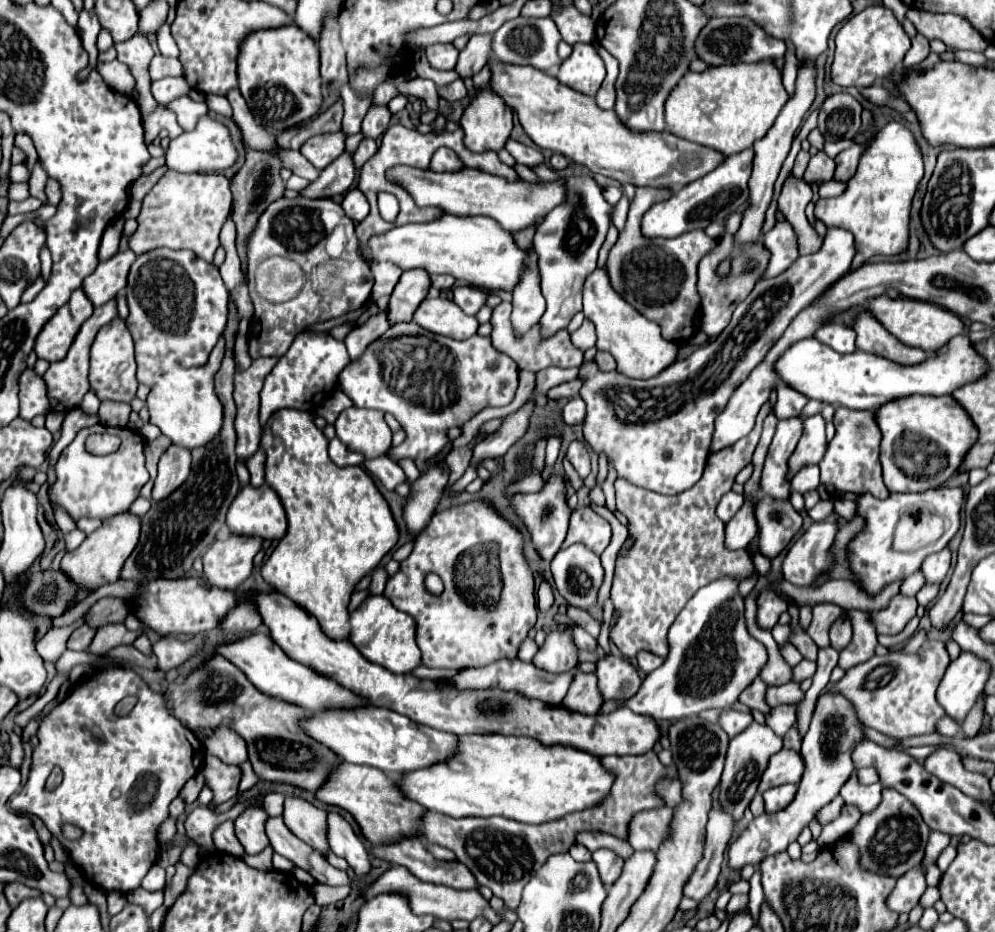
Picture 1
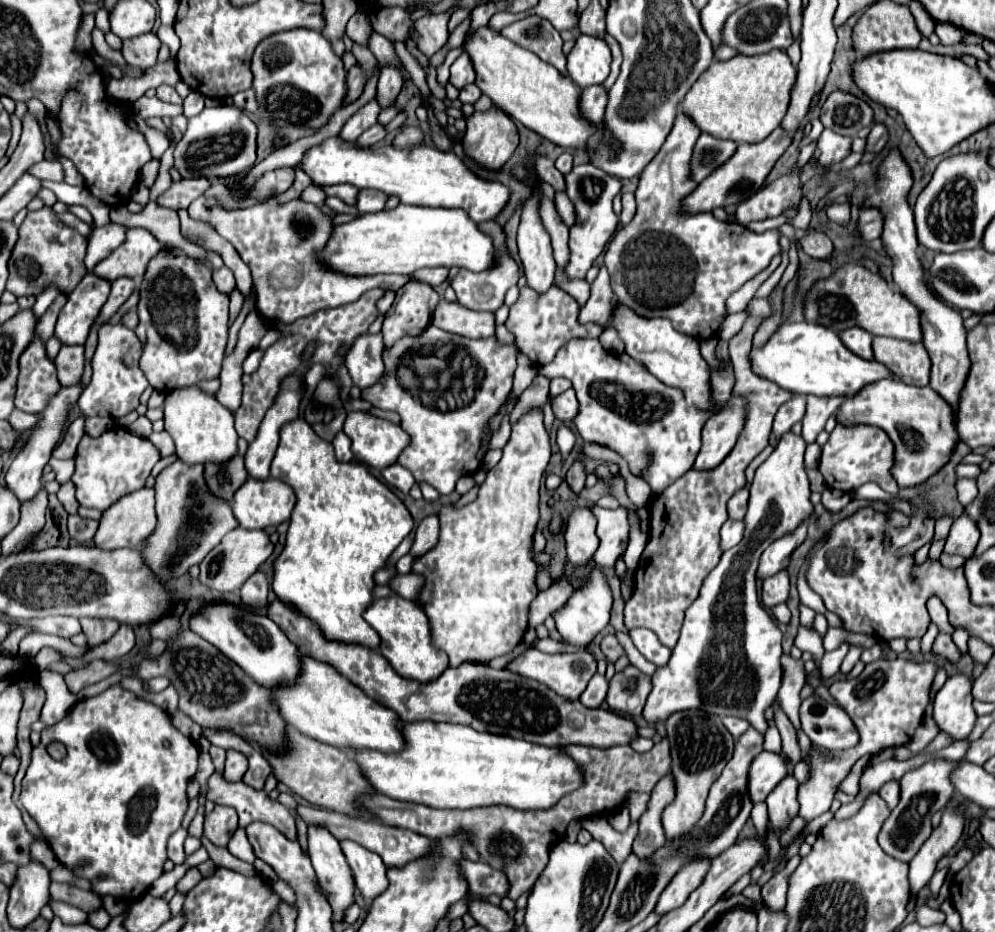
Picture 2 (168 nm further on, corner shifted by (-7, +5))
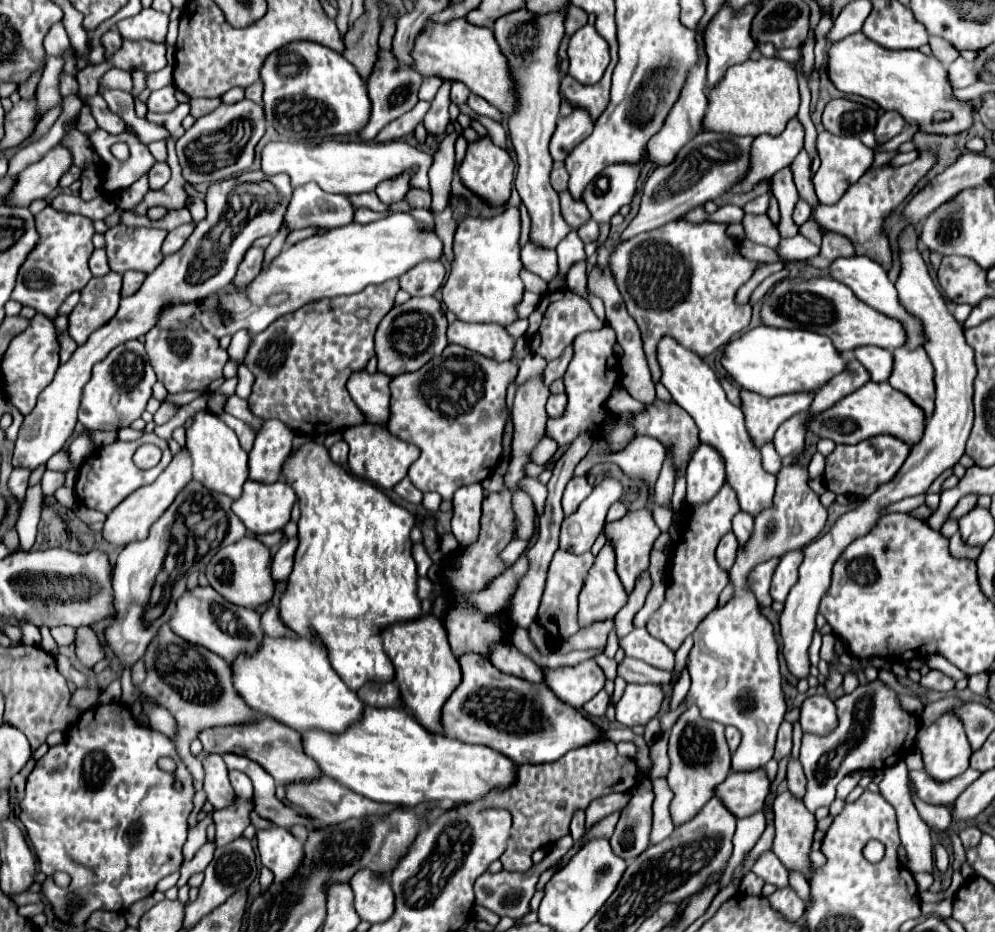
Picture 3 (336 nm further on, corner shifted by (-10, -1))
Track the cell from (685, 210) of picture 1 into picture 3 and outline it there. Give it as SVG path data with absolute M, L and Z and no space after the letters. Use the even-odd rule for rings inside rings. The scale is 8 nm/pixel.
M791 118L787 128L779 136L761 134L753 142L753 164L749 168L749 176L731 188L735 194L743 194L753 190L753 186L761 180L771 178L775 172L783 170L793 162L793 158L803 150L803 124L797 118Z

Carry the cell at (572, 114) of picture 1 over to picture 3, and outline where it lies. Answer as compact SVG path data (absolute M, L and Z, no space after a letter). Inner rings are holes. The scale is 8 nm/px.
M457 18L447 24L427 20L417 34L413 50L409 54L413 58L411 66L421 76L437 76L441 80L463 82L473 94L485 98L495 108L501 108L505 116L517 104L513 80L507 80L509 70L505 64L505 56L501 56L501 50L497 48L497 42L493 40L493 32L489 28L469 24L465 18Z

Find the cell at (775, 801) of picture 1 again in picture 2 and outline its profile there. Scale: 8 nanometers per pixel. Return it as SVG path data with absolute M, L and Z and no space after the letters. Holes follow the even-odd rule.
M786 776L766 798L768 814L772 826L786 826L798 814L798 780L794 776Z

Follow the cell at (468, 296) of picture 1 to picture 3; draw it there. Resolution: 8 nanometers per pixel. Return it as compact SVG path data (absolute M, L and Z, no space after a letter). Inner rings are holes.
M507 206L503 214L493 218L465 218L453 240L453 264L447 282L441 288L443 304L461 322L475 324L499 324L509 326L517 316L517 304L523 298L525 286L521 282L519 260L521 216L519 208Z

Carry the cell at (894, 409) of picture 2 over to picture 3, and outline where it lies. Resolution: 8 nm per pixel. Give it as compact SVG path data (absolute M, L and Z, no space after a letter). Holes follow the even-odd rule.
M867 382L843 400L839 400L835 406L819 412L819 414L807 414L805 426L809 432L817 434L819 438L829 438L835 444L857 444L861 440L867 440L871 436L879 434L891 434L911 446L917 444L923 436L925 428L925 416L911 400L889 386L889 382Z

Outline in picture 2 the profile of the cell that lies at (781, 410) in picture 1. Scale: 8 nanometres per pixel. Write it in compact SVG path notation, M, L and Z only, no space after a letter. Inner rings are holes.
M792 396L788 402L784 402L776 414L774 420L774 434L776 438L780 438L784 432L788 432L796 422L802 420L806 412L806 398L804 396Z

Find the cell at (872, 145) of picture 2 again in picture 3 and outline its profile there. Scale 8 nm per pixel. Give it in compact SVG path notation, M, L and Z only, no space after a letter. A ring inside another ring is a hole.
M885 112L879 118L879 122L877 122L877 126L875 126L873 132L875 132L877 142L885 144L893 136L897 136L903 128L905 128L905 120L903 120L903 116L899 112Z

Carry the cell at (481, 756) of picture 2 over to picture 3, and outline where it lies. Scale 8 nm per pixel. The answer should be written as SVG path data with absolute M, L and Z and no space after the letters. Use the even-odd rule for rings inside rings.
M365 706L363 716L357 724L351 724L341 734L331 734L325 730L305 730L301 732L303 754L313 758L321 772L341 786L367 796L373 802L387 802L387 804L405 804L415 806L421 802L449 802L449 804L465 804L481 800L489 790L503 788L505 784L513 782L517 774L517 766L507 760L505 756L497 754L487 746L473 746L461 740L453 740L441 734L431 734L421 730L421 726L401 708L373 708Z

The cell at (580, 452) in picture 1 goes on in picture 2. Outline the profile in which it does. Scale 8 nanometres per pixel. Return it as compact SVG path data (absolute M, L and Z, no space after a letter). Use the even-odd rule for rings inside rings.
M578 458L570 470L568 470L568 476L566 476L566 482L570 484L570 490L574 494L580 494L580 490L584 488L584 482L586 482L586 468L584 468L584 462L582 458Z

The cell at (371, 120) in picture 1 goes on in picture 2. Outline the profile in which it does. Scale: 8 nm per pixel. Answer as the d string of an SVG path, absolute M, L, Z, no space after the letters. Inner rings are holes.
M382 68L376 88L376 100L380 108L390 108L396 104L396 98L402 90L402 74L396 68Z

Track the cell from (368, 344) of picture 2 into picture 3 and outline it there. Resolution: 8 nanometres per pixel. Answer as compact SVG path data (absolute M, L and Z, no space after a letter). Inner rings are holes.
M355 372L349 378L347 390L361 412L365 412L365 422L387 424L389 420L389 376L375 372Z

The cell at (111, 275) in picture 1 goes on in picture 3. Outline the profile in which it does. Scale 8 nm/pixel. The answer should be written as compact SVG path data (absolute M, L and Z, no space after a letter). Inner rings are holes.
M117 226L107 232L107 256L113 272L153 272L161 260L161 246L167 236L167 230L157 228L125 228Z

